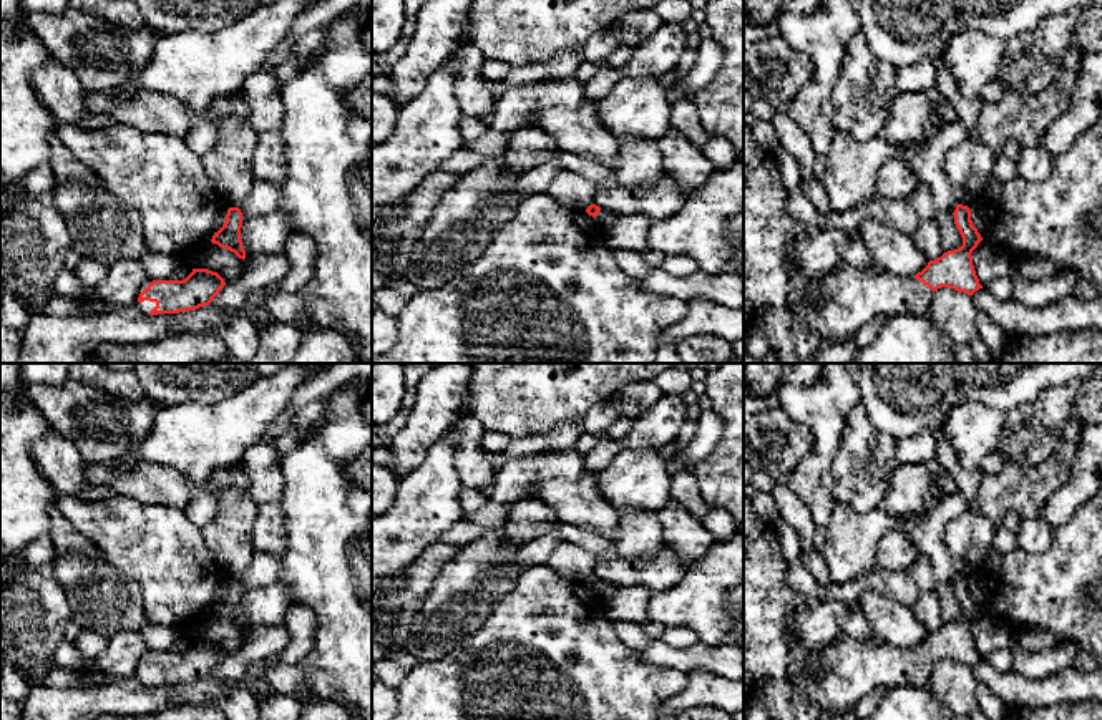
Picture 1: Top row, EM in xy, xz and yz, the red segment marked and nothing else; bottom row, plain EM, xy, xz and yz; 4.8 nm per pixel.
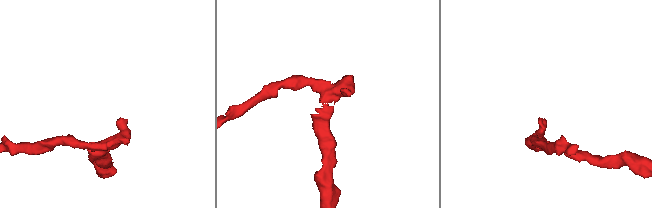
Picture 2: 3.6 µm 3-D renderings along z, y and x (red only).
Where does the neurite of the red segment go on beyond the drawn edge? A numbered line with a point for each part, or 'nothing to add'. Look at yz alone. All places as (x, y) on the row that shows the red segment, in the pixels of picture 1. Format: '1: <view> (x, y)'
1: yz (850, 297)

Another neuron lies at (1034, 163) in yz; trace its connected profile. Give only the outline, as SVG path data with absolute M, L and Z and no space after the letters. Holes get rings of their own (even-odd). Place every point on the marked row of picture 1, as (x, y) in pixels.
M1027 146L1021 149L1016 163L1017 176L1029 182L1041 182L1051 174L1054 156L1042 146Z

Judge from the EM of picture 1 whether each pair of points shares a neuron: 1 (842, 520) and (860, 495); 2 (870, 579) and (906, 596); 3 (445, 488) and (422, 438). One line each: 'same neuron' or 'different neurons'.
1: different neurons
2: same neuron
3: different neurons

